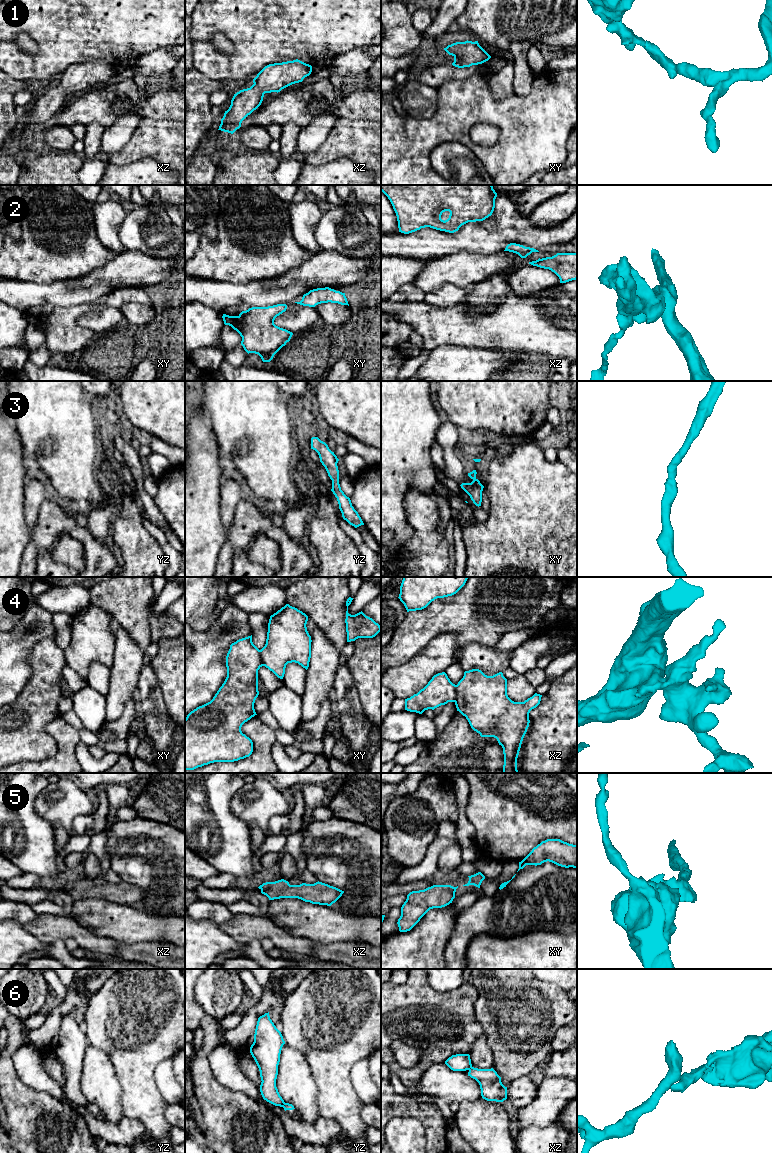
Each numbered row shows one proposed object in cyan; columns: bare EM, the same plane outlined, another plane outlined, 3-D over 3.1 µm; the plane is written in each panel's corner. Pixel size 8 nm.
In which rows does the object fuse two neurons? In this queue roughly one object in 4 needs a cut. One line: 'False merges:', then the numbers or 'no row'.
False merges: 4, 6

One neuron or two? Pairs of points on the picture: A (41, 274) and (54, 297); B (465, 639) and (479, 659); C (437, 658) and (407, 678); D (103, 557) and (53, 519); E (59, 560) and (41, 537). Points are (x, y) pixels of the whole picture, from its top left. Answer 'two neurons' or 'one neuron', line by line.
A: two neurons
B: two neurons
C: one neuron
D: one neuron
E: one neuron

